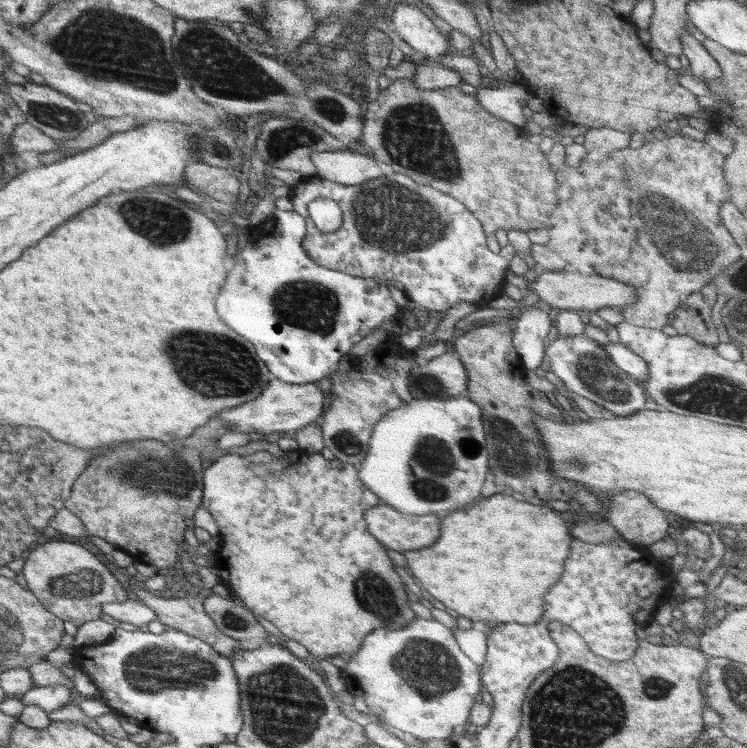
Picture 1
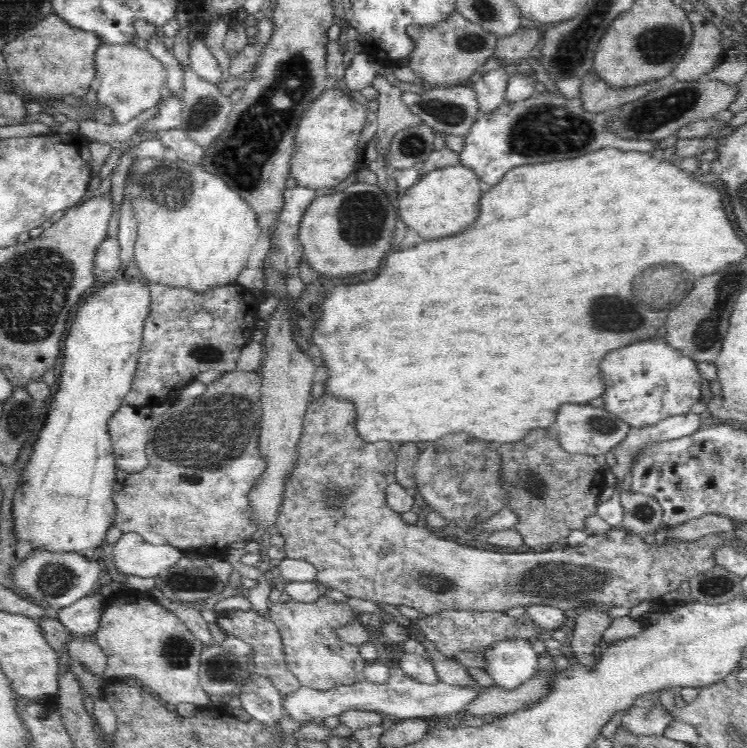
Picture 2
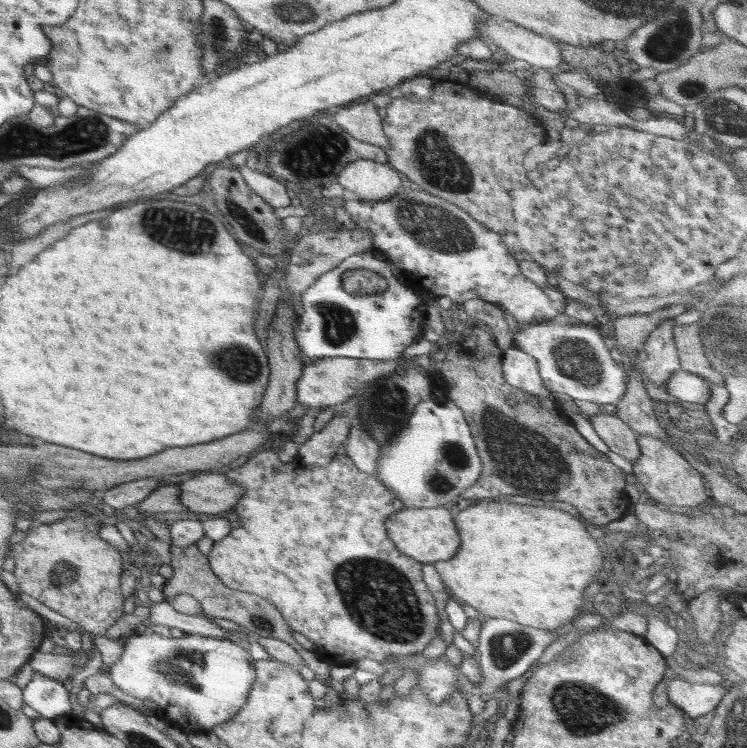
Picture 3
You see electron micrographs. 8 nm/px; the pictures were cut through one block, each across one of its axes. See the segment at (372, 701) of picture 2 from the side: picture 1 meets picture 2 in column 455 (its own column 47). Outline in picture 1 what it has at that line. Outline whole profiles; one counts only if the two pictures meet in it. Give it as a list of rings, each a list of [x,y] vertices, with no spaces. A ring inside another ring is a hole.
[[[52,684],[32,687],[19,697],[24,704],[34,704],[46,713],[52,713],[68,705],[72,701],[74,693],[75,691],[68,688],[68,686]]]

